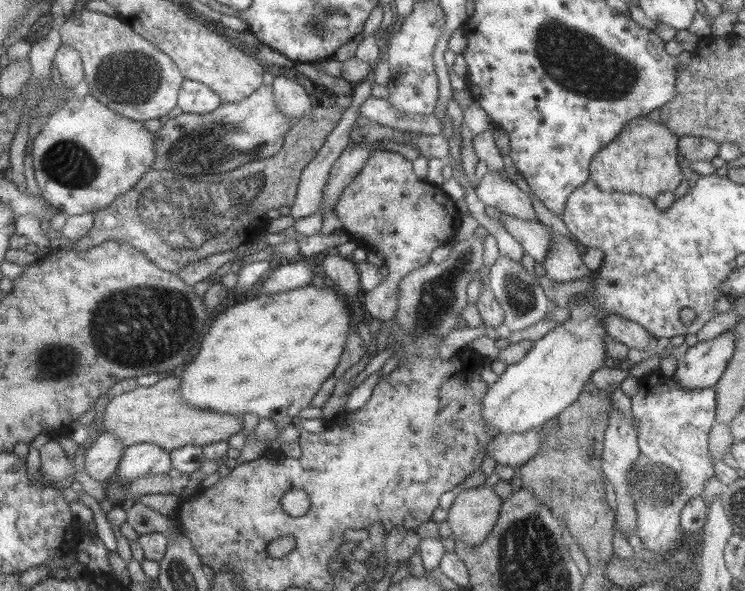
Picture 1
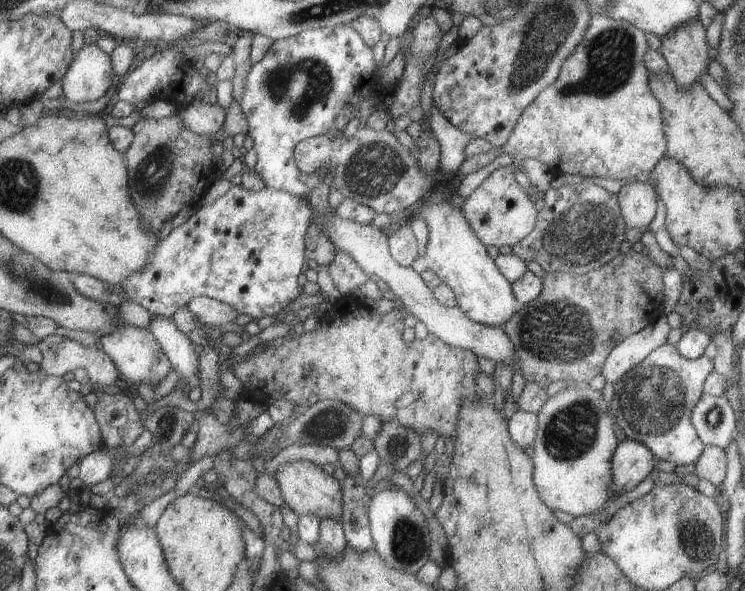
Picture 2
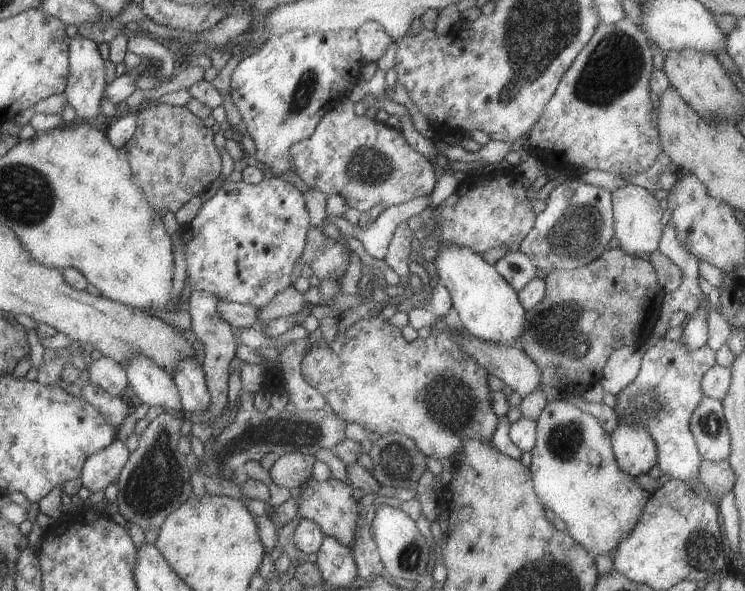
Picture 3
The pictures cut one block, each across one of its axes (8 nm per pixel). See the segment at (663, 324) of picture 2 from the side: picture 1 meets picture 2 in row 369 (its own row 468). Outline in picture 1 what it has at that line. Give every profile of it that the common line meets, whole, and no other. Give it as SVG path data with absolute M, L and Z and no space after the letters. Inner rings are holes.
M610 392L610 401L612 401L612 410L608 414L608 428L604 432L604 448L602 450L602 471L604 475L611 482L615 492L616 500L618 502L618 530L622 532L624 538L628 538L630 532L635 532L638 528L636 518L638 518L638 512L634 507L634 501L630 497L630 487L628 487L628 474L635 466L636 458L640 456L640 447L637 439L637 430L633 424L624 416L624 412L620 408L614 406L612 392Z

